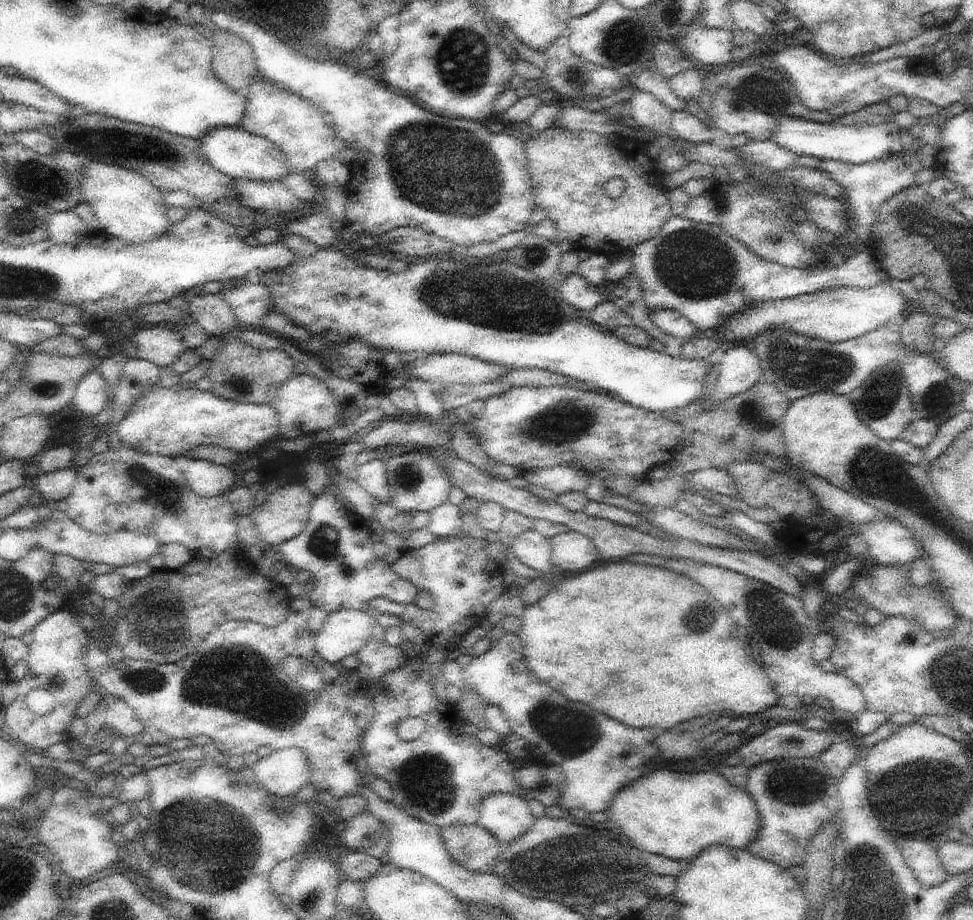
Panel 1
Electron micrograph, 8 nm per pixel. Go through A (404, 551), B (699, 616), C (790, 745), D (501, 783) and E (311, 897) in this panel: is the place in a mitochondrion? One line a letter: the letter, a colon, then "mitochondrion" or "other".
A: other
B: mitochondrion
C: mitochondrion
D: other
E: mitochondrion

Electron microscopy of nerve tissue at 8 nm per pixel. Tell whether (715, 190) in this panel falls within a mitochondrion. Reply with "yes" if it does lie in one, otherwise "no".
no

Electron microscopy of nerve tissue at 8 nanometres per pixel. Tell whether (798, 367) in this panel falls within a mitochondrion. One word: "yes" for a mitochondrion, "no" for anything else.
yes

